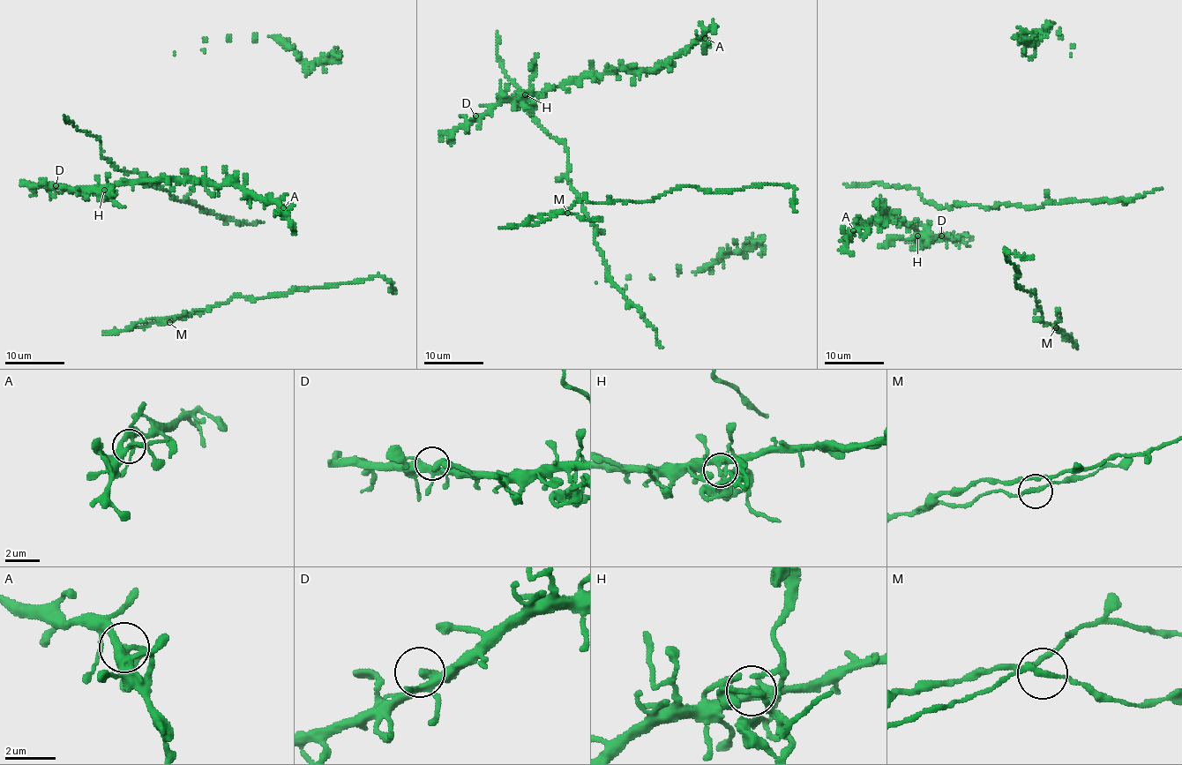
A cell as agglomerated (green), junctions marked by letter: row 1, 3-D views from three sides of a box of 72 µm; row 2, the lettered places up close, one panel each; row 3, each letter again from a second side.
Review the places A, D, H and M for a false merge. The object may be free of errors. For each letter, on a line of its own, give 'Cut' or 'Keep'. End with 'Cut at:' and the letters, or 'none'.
A: Keep
D: Keep
H: Cut
M: Keep
Cut at: H

